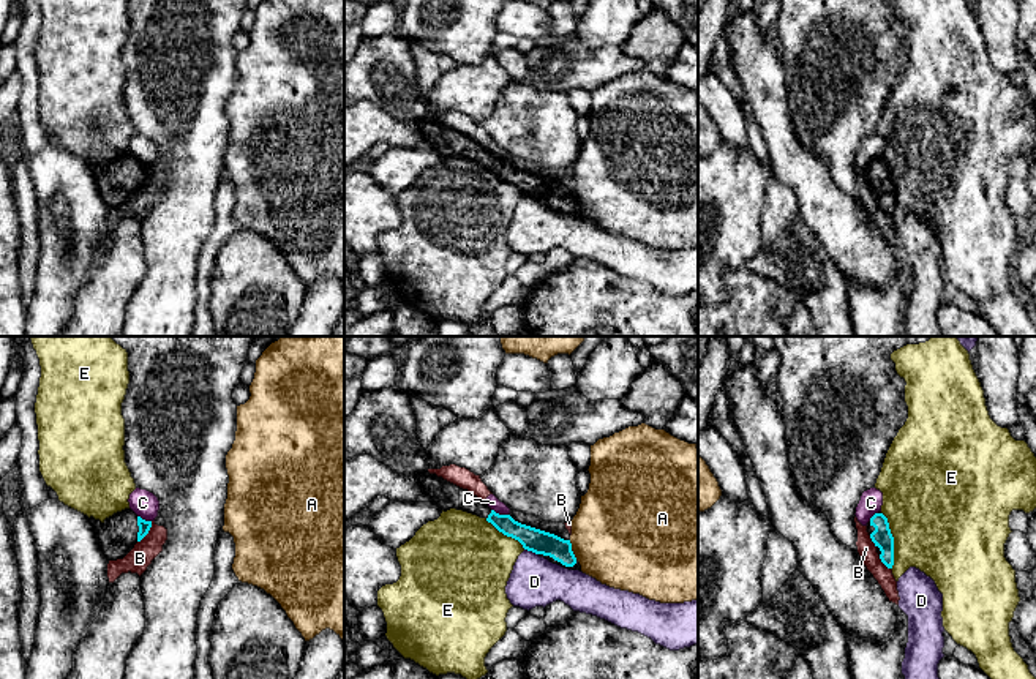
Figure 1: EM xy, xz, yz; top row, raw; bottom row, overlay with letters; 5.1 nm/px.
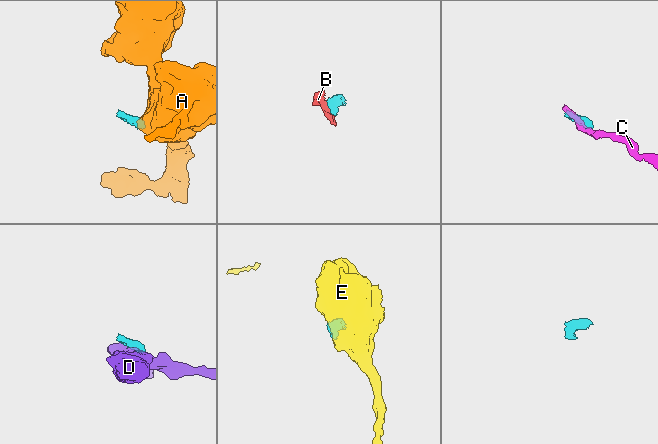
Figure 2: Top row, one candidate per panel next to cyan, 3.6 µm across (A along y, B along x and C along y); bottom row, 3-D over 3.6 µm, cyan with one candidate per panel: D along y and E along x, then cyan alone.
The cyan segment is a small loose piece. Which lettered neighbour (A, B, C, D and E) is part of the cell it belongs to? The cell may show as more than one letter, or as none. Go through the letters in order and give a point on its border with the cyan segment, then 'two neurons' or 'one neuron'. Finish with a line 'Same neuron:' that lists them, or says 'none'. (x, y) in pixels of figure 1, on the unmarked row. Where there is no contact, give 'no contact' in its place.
A: meets cyan in xz at (570, 196); two neurons
B: meets cyan in xy at (147, 179); two neurons
C: meets cyan in xz at (498, 160); two neurons
D: meets cyan in xz at (531, 196); two neurons
E: meets cyan in yz at (893, 187); two neurons
Same neuron: none

